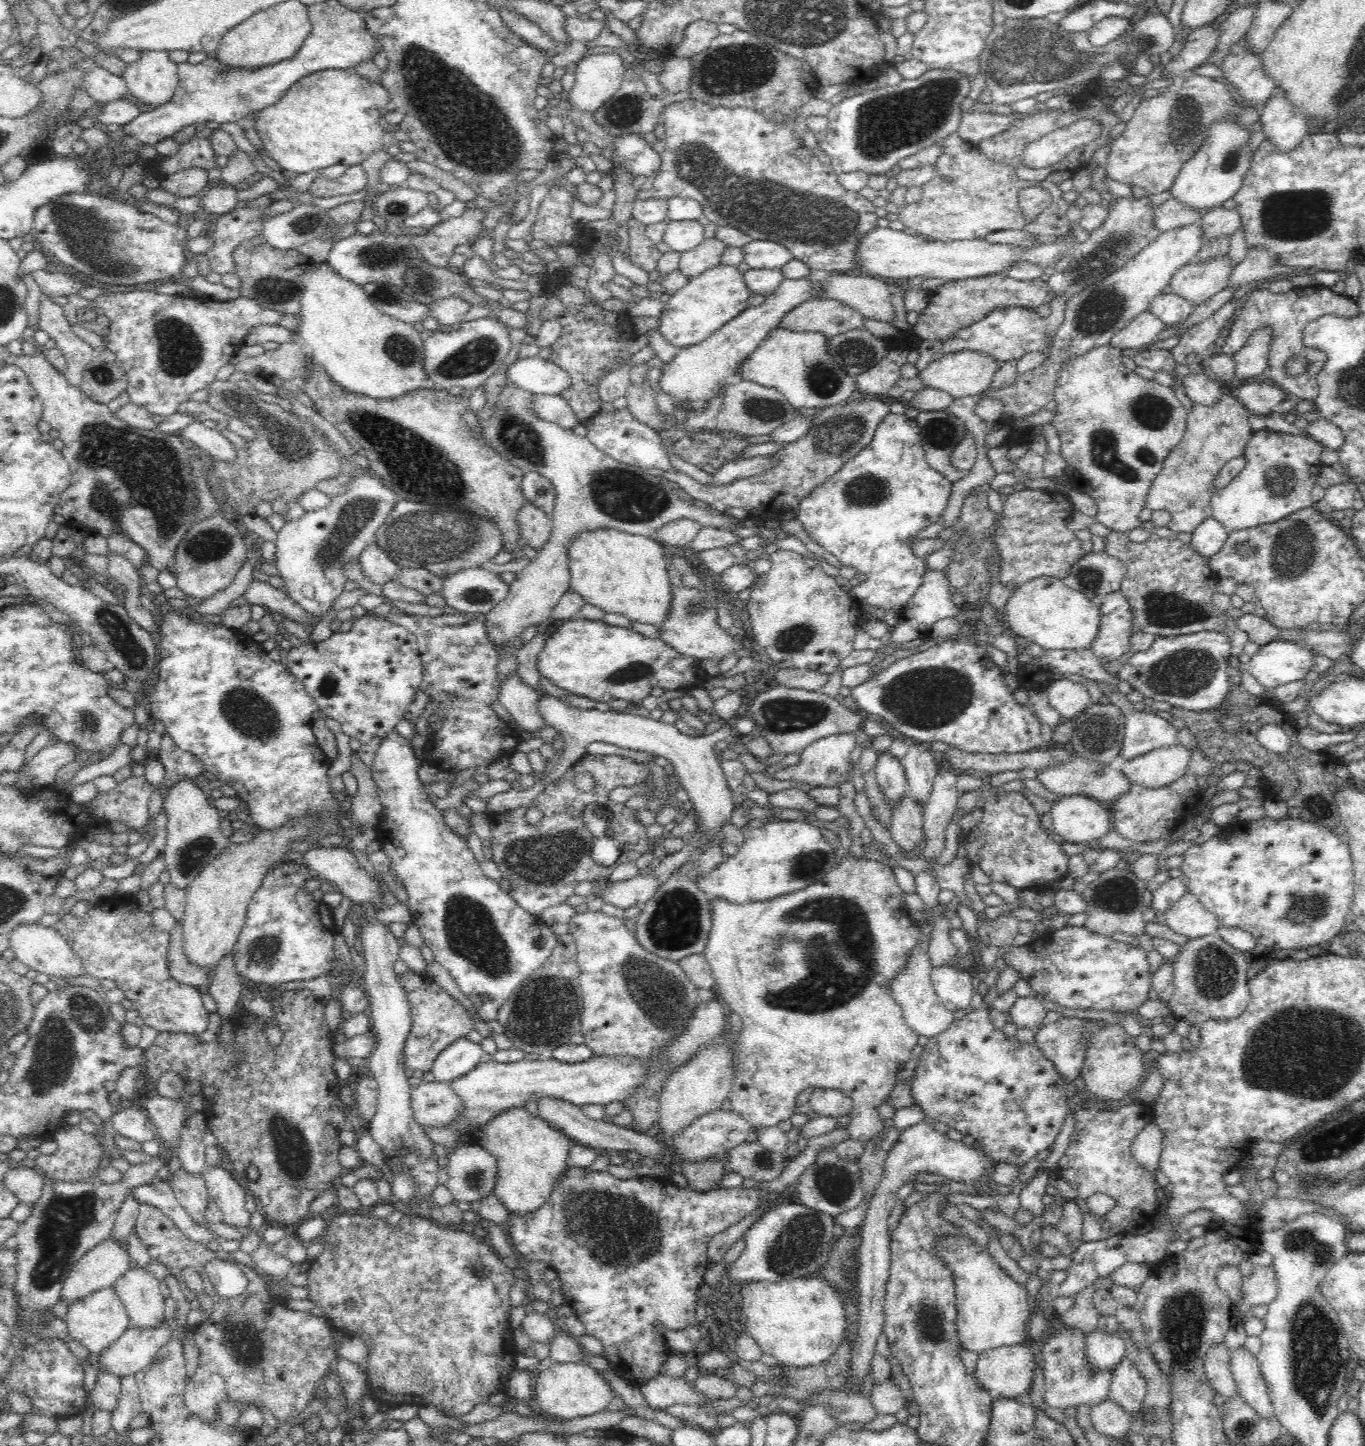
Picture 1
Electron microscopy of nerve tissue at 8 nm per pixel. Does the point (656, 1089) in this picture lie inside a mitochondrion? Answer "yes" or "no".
no

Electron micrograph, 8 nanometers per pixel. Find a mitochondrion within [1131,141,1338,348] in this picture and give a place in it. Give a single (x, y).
(1294, 215)

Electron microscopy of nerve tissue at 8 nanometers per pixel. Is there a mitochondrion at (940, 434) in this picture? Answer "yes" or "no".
yes

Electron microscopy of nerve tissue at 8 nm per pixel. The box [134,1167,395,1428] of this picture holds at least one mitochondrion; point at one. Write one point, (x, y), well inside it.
(250, 1348)

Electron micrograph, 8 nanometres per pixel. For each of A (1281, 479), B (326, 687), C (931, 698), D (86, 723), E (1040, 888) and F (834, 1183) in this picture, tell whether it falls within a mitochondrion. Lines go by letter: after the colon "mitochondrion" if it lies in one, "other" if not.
A: mitochondrion
B: mitochondrion
C: mitochondrion
D: mitochondrion
E: other
F: mitochondrion

